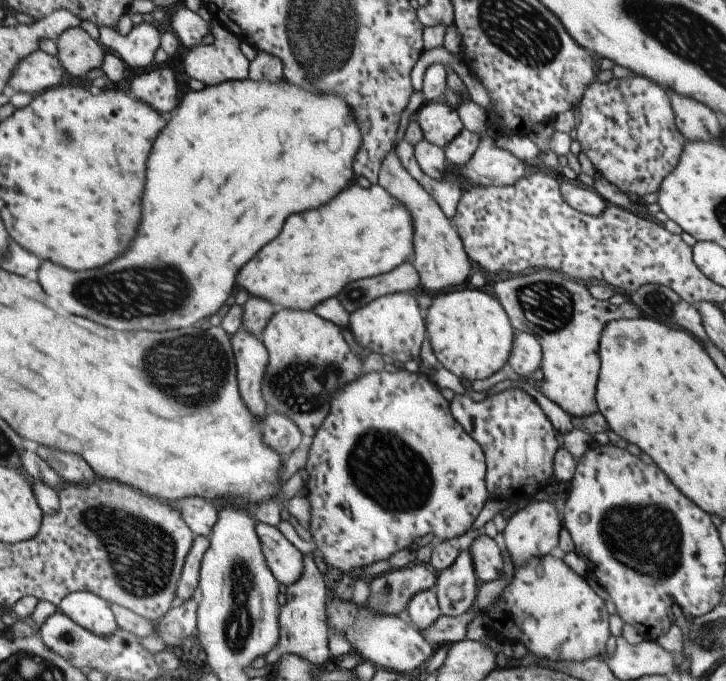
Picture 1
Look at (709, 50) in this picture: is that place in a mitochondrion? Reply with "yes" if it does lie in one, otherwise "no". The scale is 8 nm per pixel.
yes

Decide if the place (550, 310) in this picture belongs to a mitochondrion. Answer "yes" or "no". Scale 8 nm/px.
yes

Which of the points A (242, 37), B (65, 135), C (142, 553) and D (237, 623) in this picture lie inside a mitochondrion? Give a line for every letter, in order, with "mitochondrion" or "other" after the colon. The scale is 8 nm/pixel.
A: other
B: mitochondrion
C: mitochondrion
D: mitochondrion

